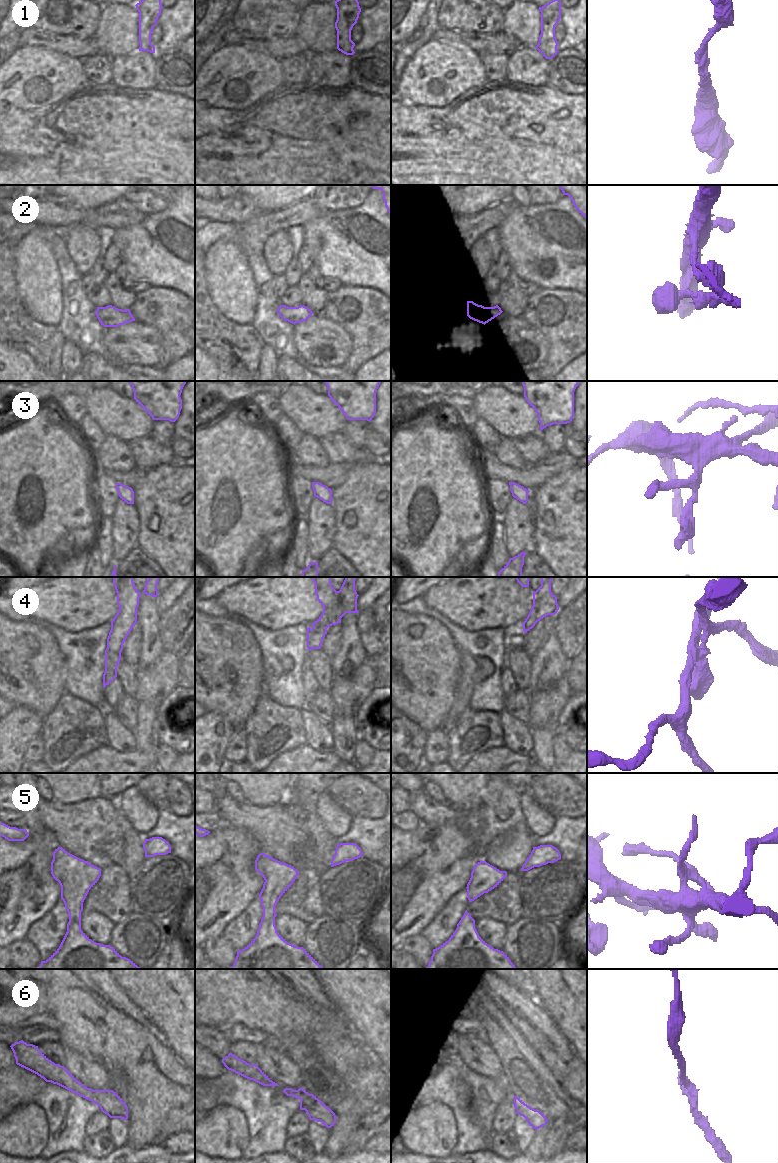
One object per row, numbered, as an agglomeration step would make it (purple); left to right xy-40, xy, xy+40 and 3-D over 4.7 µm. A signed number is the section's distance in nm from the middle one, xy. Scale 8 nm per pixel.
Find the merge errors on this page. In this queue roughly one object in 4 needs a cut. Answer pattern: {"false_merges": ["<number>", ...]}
{"false_merges": ["2", "4", "5"]}

